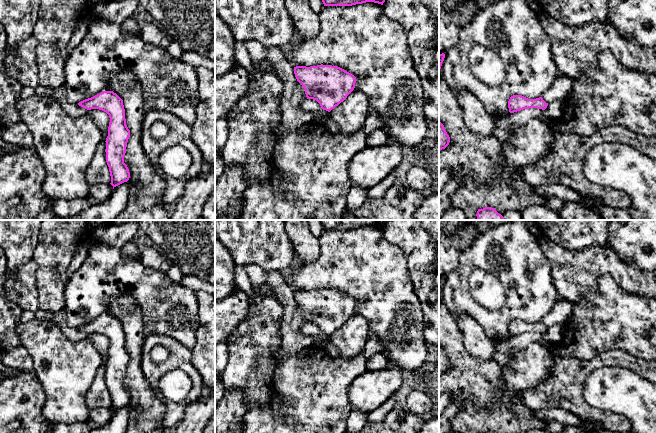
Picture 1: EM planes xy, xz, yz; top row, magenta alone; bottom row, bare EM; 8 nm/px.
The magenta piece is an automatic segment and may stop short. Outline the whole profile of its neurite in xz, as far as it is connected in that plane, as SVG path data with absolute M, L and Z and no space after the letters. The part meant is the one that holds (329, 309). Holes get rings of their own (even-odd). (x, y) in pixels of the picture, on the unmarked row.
M332 289L296 290L294 298L305 313L307 323L316 324L323 334L330 336L354 314L356 301L344 293Z

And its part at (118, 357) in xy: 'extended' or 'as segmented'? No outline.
as segmented

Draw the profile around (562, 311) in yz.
M566 299L559 300L553 309L541 320L543 324L550 328L555 324L565 324L572 315L573 302Z

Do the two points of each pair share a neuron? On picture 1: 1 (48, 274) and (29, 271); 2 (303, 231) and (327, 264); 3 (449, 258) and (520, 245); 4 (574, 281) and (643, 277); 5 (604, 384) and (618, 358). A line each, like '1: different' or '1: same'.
1: different
2: different
3: different
4: same
5: different

